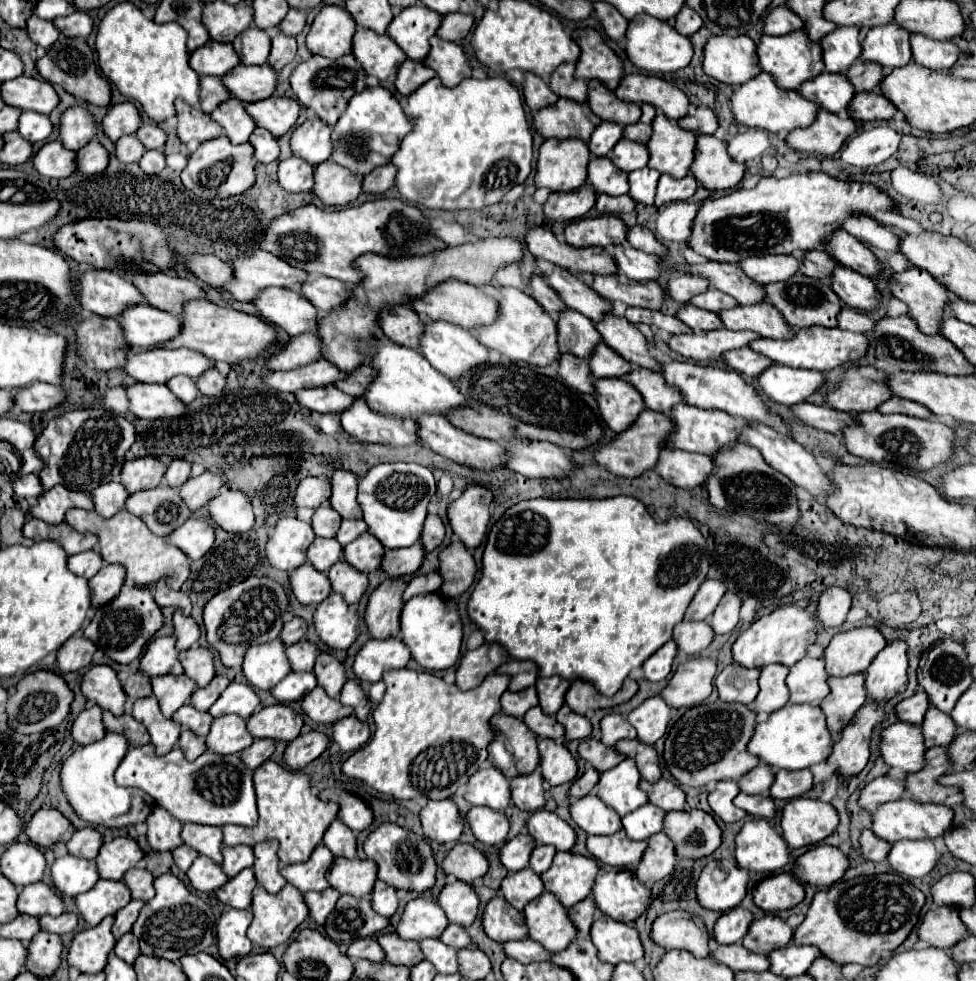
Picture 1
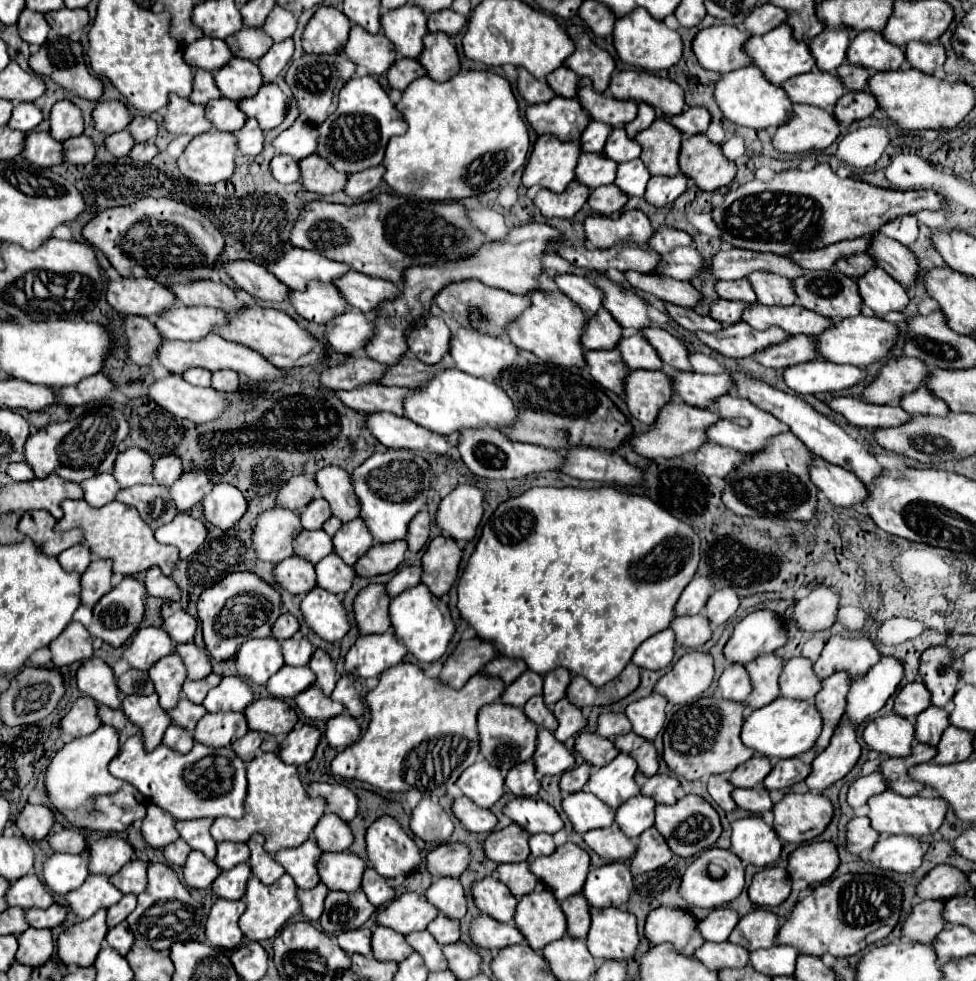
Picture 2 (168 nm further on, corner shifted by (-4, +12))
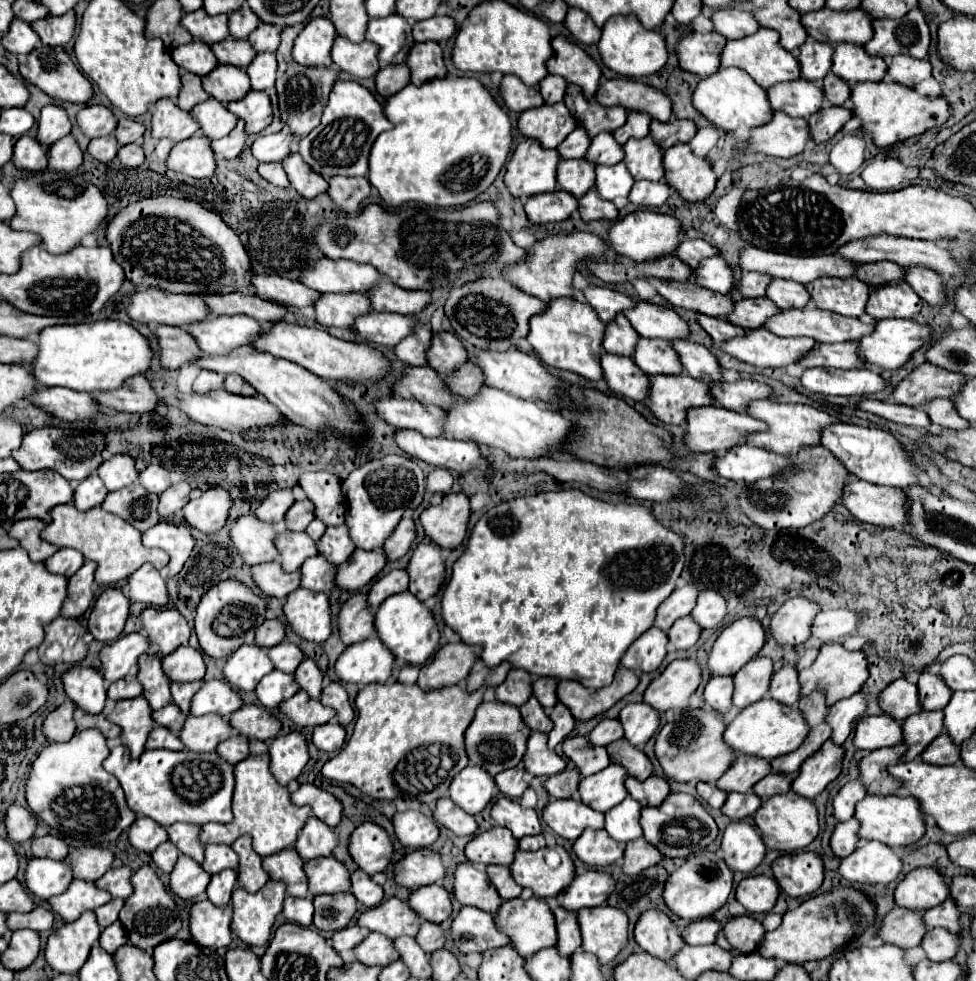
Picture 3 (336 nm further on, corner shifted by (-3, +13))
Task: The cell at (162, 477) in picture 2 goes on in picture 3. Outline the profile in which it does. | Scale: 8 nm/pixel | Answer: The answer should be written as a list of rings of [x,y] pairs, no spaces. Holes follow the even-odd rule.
[[[148,465],[144,471],[140,471],[138,481],[146,491],[158,495],[170,485],[170,471],[164,465]]]

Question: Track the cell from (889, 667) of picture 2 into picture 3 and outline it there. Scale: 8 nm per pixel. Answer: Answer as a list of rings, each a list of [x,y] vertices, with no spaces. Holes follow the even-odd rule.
[[[854,693],[852,697],[842,699],[840,703],[834,703],[828,709],[826,723],[832,727],[830,739],[834,745],[842,745],[846,741],[846,737],[852,731],[852,723],[864,715],[866,705],[868,705],[866,697],[862,693]]]

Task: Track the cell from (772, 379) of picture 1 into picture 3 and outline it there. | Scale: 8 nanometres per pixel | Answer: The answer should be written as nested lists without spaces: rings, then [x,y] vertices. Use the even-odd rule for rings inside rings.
[[[808,369],[802,375],[802,385],[812,393],[822,395],[874,395],[886,389],[886,379],[870,369]]]

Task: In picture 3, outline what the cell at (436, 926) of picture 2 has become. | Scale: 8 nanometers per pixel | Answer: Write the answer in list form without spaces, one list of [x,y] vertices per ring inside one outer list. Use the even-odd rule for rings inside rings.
[[[424,921],[424,923],[420,925],[416,943],[418,943],[426,953],[434,953],[434,951],[442,949],[442,947],[444,947],[444,933],[442,933],[440,925]]]

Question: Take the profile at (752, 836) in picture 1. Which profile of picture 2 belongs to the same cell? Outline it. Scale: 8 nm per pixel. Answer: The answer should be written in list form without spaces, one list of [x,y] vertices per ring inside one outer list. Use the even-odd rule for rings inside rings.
[[[747,816],[731,824],[731,848],[747,864],[769,866],[783,848],[777,832],[763,820],[763,816]]]

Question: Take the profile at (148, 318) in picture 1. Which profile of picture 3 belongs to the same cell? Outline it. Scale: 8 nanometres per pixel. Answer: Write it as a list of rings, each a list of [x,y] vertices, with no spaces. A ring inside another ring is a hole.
[[[246,315],[212,317],[206,323],[192,323],[182,329],[196,335],[204,353],[214,355],[228,355],[236,347],[252,345],[252,341],[266,331],[256,319],[248,319]]]

